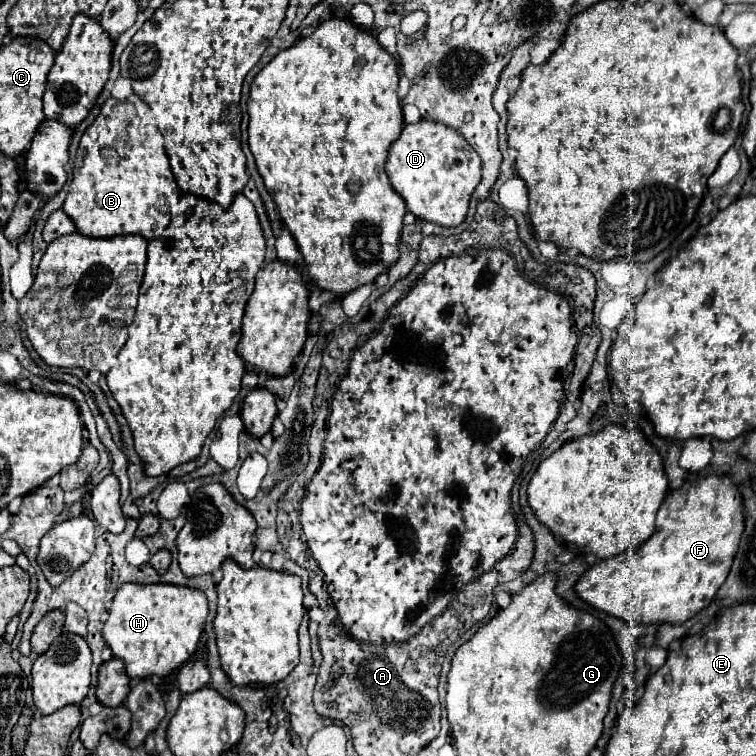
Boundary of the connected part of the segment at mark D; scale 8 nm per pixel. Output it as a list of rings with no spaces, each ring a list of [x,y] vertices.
[[[421,119],[403,127],[403,133],[389,149],[385,171],[415,217],[443,227],[457,227],[463,223],[471,193],[481,181],[481,159],[455,129]]]

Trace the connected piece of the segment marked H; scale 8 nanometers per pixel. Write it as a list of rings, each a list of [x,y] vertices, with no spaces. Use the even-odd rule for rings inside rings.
[[[125,583],[115,591],[109,619],[103,627],[103,639],[113,655],[125,661],[129,677],[163,677],[173,669],[179,669],[195,653],[205,617],[207,599],[201,589],[165,583]]]

